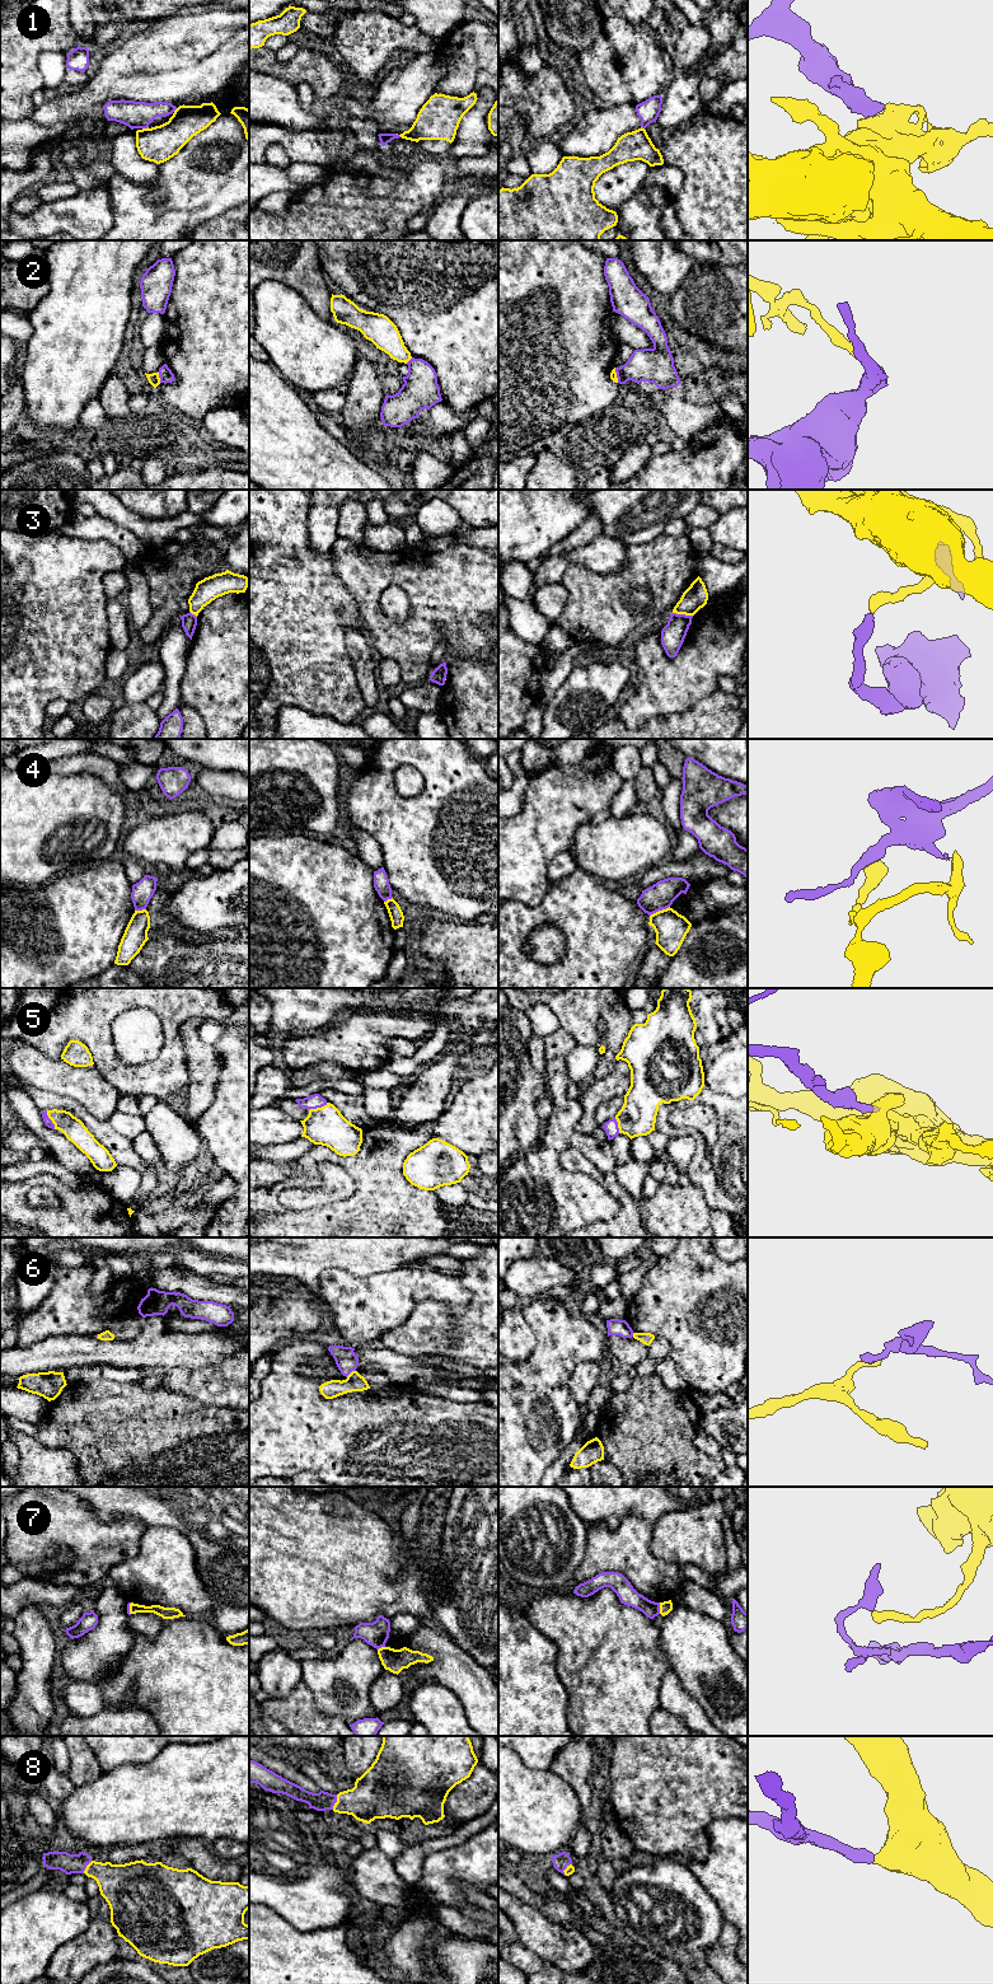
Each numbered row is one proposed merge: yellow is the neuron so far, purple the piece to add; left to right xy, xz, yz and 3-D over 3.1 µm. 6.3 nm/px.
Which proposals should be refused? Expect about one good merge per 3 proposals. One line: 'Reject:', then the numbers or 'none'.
Reject: 1, 2, 3, 4, 6, 7

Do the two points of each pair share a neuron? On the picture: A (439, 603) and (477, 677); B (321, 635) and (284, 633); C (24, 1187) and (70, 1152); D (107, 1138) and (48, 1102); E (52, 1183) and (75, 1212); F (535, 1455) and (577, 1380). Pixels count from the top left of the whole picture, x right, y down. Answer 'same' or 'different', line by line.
A: different
B: same
C: different
D: same
E: same
F: different

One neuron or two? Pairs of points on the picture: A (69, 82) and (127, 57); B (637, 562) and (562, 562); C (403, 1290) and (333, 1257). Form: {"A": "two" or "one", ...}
{"A": "two", "B": "two", "C": "two"}

